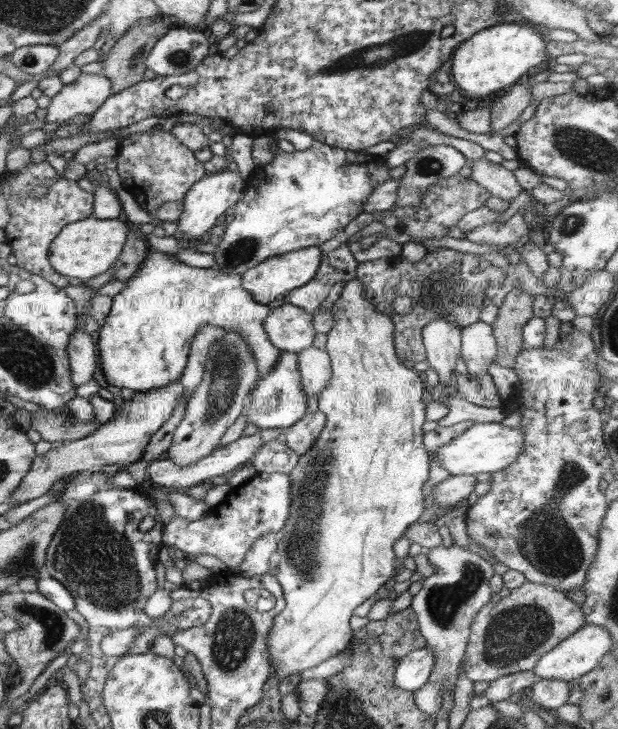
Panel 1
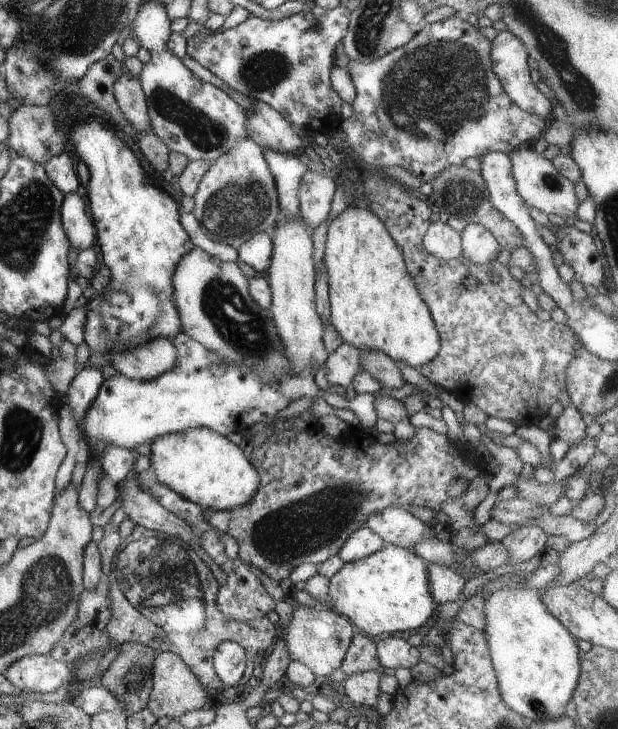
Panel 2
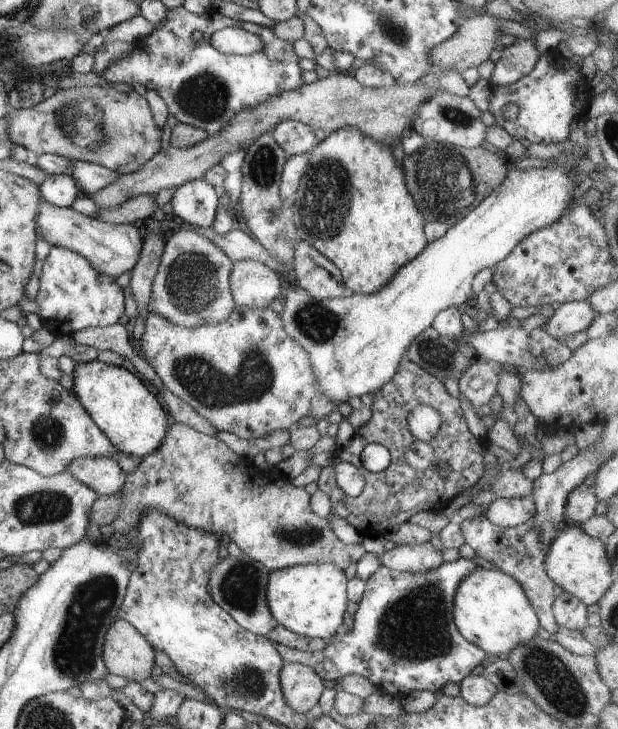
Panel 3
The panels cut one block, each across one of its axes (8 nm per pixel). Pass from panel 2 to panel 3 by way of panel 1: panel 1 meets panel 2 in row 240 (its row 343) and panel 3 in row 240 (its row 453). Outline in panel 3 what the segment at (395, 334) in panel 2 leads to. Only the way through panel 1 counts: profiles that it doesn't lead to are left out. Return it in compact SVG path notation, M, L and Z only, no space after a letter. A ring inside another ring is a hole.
M345 127L339 129L337 132L332 132L326 136L323 142L319 142L313 147L309 154L309 168L303 180L299 183L299 188L295 190L293 209L295 214L292 216L295 222L296 229L298 230L298 238L307 241L310 245L313 245L323 256L326 256L327 260L330 260L341 273L343 277L344 285L356 295L370 295L371 293L378 292L384 285L388 285L391 282L391 278L395 276L406 264L409 264L414 258L417 258L426 248L428 240L423 232L423 220L422 214L416 207L415 201L408 193L404 170L398 165L392 150L382 145L380 141L374 141L372 138L365 136L364 133L359 132L355 127Z

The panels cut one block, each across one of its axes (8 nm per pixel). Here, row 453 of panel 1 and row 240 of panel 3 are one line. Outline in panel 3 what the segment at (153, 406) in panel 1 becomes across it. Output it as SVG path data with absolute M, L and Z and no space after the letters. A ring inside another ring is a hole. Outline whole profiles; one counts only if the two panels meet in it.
M44 200L37 217L37 236L42 236L52 247L76 252L90 262L105 282L110 283L136 267L143 248L144 234L141 224L110 225L75 212L70 207L56 207Z

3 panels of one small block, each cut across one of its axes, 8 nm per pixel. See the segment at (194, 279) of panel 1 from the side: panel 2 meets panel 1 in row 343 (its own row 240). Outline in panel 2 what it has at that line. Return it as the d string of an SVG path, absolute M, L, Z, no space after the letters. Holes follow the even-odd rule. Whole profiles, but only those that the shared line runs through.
M74 114L69 126L67 130L71 135L72 149L90 172L90 180L85 185L88 193L88 208L94 220L93 225L96 227L96 240L102 252L102 262L111 272L110 289L104 292L102 298L87 293L90 303L86 306L88 318L84 322L83 340L92 352L100 351L105 355L112 346L122 341L132 340L143 332L146 332L146 342L152 342L156 338L172 340L174 336L183 332L182 322L174 304L172 276L180 260L195 248L185 228L180 224L180 206L170 195L146 180L140 160L127 146L124 138L117 135L117 130L104 118ZM256 233L248 242L244 242L238 250L238 258L252 266L258 273L268 274L270 260L272 260L272 238L267 233Z

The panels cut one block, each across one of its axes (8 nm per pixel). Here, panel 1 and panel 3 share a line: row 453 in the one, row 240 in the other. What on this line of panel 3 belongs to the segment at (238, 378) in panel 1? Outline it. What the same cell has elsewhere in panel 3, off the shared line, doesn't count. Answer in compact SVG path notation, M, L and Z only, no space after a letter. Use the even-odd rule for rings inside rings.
M176 230L166 242L148 312L156 312L170 323L184 327L222 323L237 306L230 287L233 264L208 238L192 230Z

